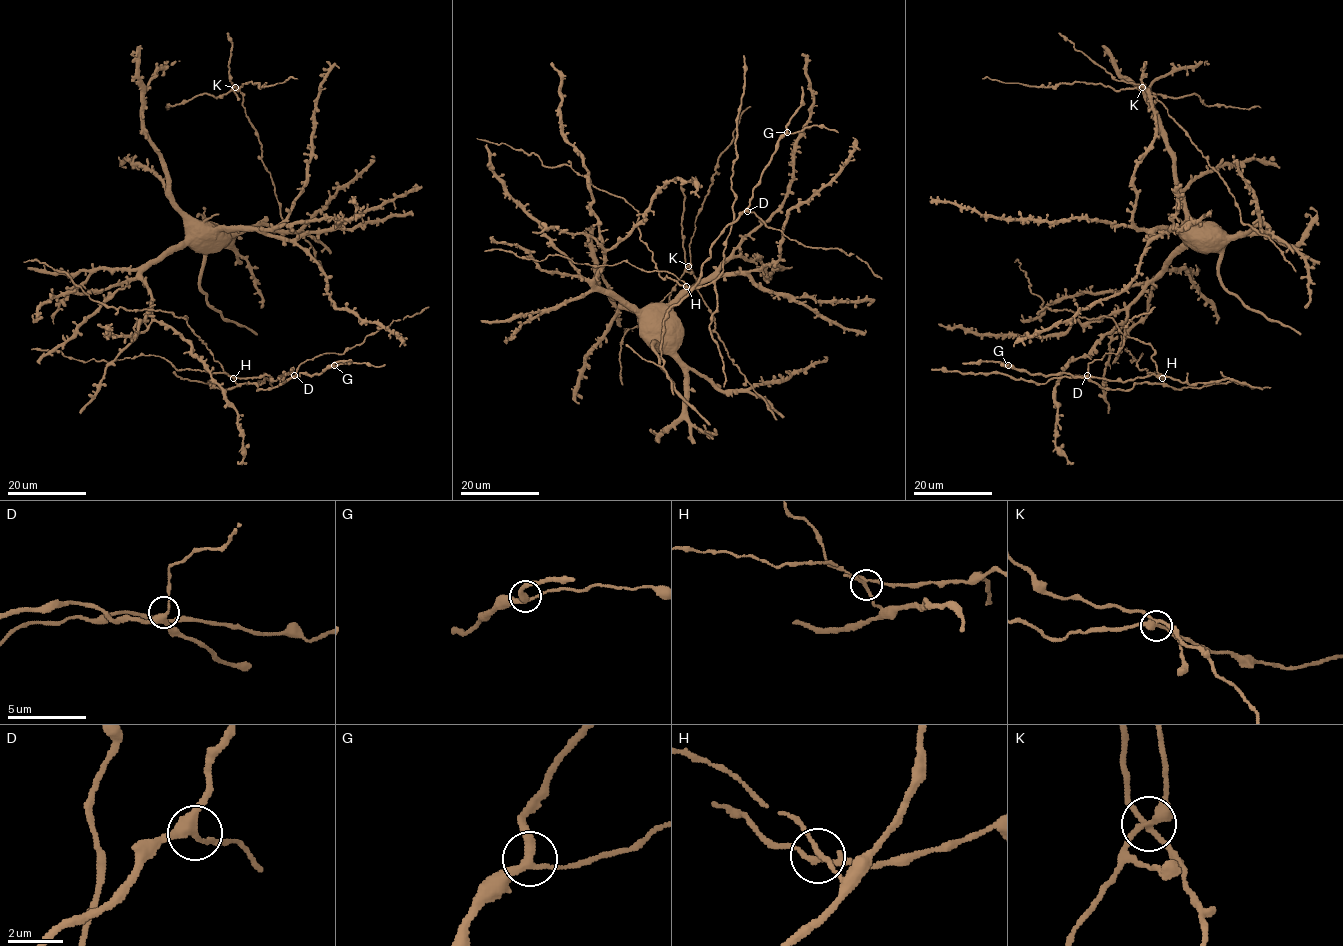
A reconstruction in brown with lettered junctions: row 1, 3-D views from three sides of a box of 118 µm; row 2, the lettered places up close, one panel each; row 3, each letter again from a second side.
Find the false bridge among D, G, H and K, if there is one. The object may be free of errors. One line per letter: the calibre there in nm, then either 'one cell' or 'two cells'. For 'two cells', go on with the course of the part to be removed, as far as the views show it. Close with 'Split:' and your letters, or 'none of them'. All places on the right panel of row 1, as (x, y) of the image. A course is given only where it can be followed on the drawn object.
D: 320 nm thick; one cell
G: 280 nm thick; one cell
H: 180 nm thick; one cell
K: 280 nm thick; two cells; foreign part runs (1142, 88), (1114, 91), (1100, 84), (1083, 82), (1032, 87), (987, 77), (982, 79)
Split: K

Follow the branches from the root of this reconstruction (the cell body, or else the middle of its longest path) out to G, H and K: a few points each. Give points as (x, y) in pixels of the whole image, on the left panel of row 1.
G: (198, 226), (110, 295), (56, 350), (85, 362), (156, 355), (177, 370), (225, 372), (257, 390), (334, 365)
H: (198, 226), (110, 295), (56, 350), (85, 362), (156, 355), (177, 370), (225, 372), (233, 378)
K: (198, 226), (214, 225), (222, 235), (258, 225), (299, 234), (283, 220), (261, 143), (235, 88)

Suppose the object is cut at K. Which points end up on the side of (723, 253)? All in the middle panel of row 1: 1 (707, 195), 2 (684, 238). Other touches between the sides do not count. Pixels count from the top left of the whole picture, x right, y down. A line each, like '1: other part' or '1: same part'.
1: other part
2: same part

